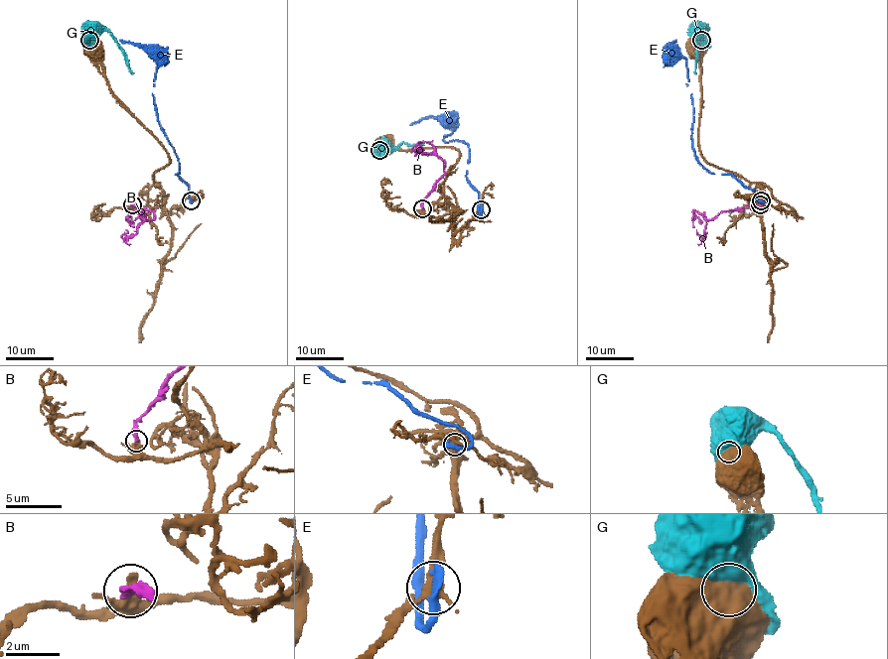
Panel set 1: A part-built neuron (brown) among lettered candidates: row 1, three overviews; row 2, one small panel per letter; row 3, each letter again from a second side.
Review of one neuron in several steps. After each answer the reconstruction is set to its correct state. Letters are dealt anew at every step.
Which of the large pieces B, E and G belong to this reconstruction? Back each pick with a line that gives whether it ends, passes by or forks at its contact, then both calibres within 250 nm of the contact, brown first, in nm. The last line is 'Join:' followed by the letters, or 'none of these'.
Join: none of these

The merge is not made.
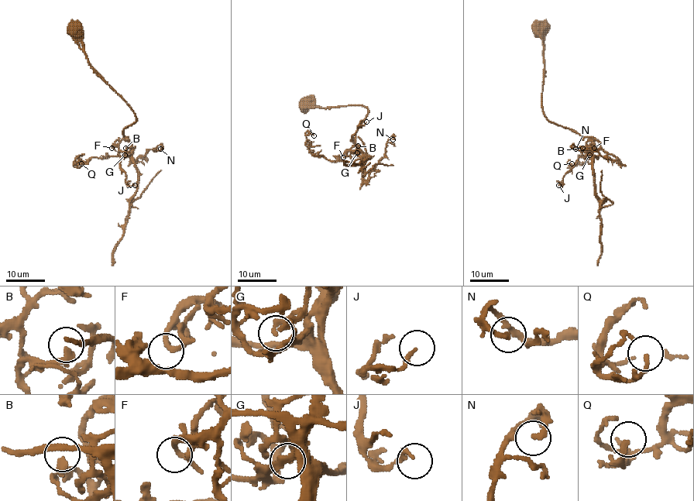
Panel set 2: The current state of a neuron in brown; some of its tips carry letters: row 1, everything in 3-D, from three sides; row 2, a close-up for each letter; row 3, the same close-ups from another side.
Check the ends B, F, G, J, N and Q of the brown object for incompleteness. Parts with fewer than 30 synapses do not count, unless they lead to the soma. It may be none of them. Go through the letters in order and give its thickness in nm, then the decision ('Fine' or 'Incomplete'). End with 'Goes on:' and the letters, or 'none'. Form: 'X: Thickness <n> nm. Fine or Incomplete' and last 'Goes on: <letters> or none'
B: Thickness 240 nm. Fine
F: Thickness 240 nm. Fine
G: Thickness 200 nm. Fine
J: Thickness 160 nm. Fine
N: Thickness 240 nm. Fine
Q: Thickness 180 nm. Fine
Goes on: none

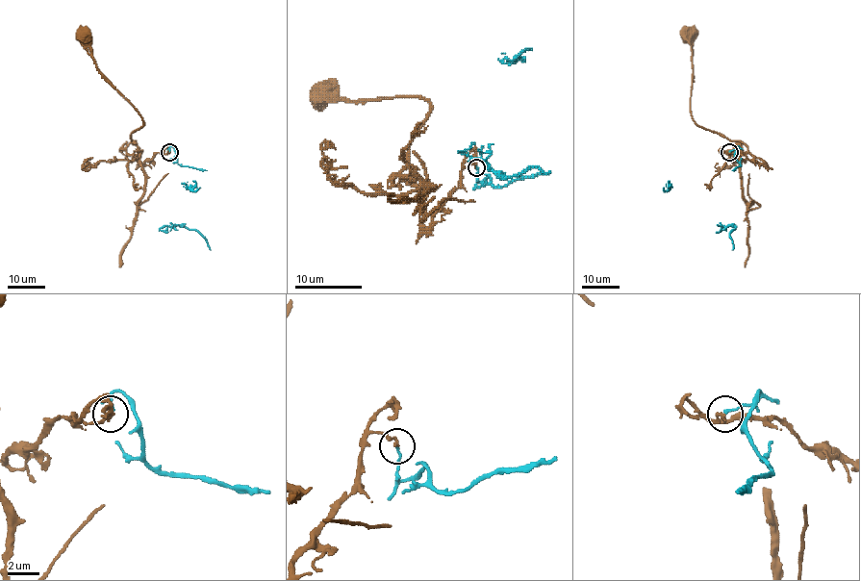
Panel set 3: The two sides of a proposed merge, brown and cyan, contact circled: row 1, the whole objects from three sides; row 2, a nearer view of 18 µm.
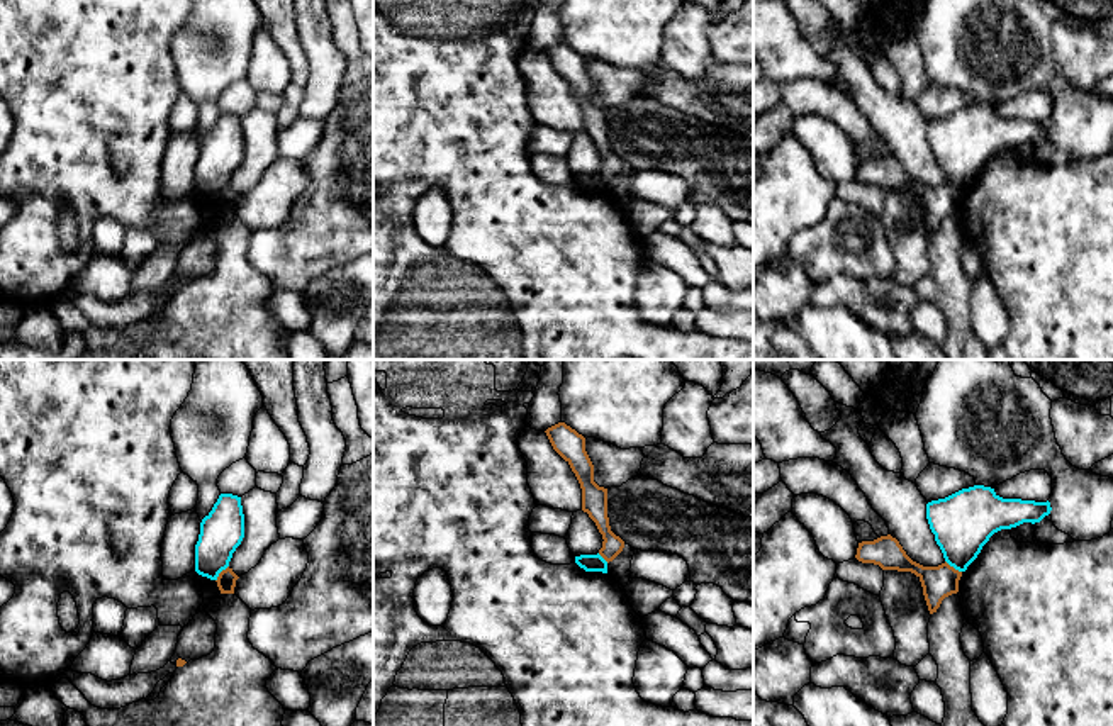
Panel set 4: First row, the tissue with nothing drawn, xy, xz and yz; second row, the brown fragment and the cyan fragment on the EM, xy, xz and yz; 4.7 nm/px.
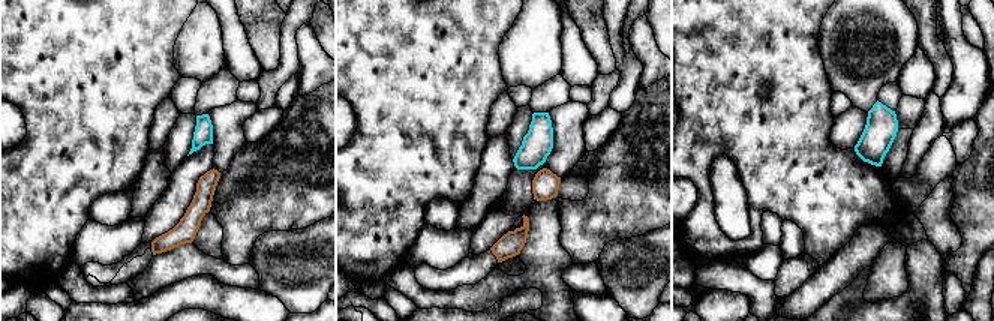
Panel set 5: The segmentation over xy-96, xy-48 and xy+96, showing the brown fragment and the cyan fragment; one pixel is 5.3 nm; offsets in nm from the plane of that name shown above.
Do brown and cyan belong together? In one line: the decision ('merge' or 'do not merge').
do not merge

